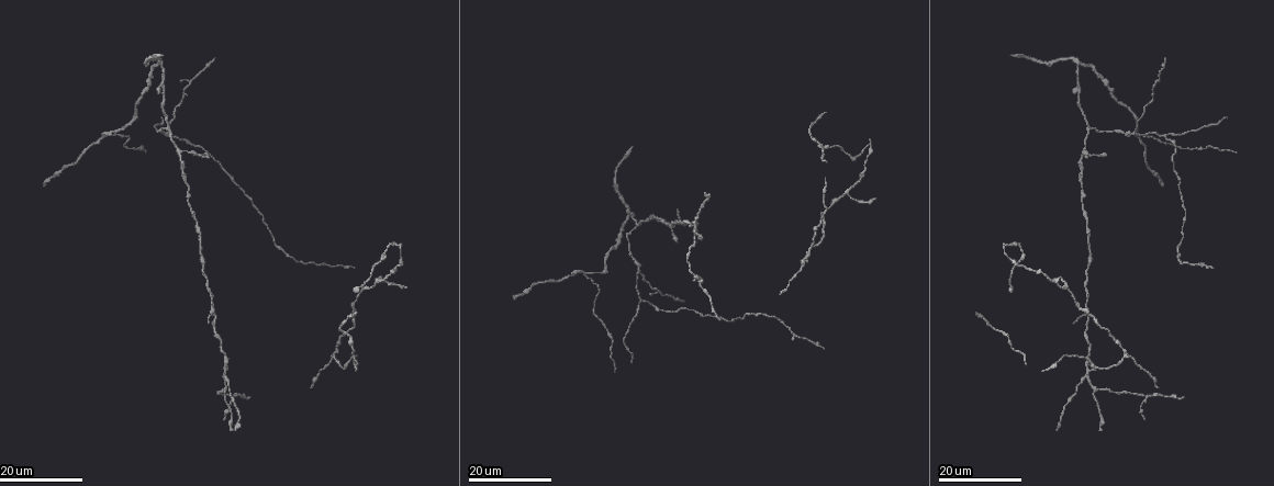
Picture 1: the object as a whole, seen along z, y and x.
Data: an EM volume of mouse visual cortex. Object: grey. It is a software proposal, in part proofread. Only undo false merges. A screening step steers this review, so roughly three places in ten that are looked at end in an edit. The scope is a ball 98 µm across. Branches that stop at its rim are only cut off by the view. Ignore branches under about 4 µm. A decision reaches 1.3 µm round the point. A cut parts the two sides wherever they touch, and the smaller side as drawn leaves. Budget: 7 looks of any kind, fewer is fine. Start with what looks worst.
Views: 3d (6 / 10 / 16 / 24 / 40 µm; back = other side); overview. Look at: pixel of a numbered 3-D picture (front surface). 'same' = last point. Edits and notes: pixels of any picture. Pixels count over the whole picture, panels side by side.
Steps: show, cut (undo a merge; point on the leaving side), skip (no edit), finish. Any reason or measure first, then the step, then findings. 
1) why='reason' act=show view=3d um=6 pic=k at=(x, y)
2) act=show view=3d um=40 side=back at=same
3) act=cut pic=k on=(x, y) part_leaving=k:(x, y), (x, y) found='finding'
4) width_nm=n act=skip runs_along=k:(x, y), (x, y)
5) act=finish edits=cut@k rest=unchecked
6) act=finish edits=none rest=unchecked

why='arms part here' act=show view=3d um=16 pic=1 at=(110, 136)

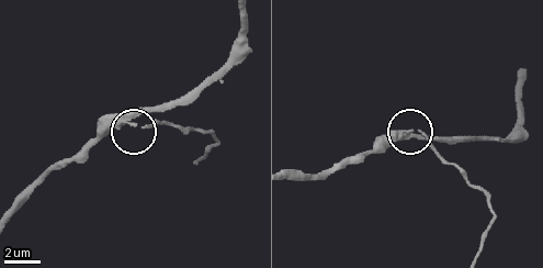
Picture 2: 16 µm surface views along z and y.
act=show view=3d um=10 pic=2 at=(135, 126)

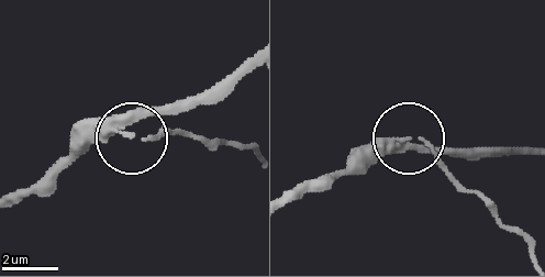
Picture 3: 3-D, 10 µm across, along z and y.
act=skip runs_along=3:(249, 57), (192, 97), (157, 107), (122, 137), (75, 137) found='continuous, no second neuron'

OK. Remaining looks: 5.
why='side arm on a straight run' act=show view=3d um=24 pic=1 at=(1085, 377)

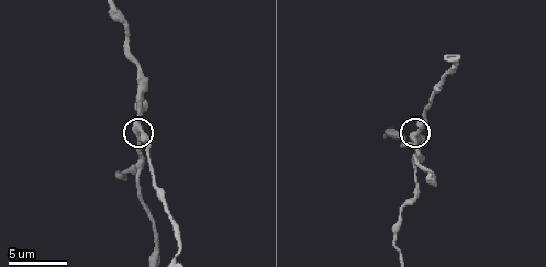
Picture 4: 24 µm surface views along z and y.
why='closer look' act=show view=3d um=6 pic=4 at=(418, 131)

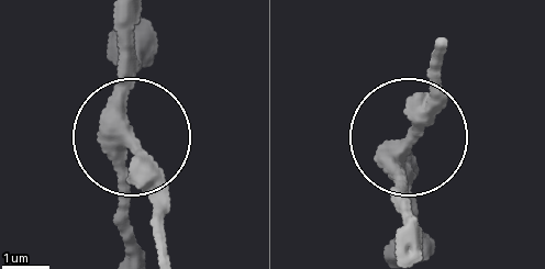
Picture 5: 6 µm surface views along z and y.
width_nm=370 act=skip runs_along=5:(118, 19), (118, 113), (160, 250) found='one neuron here'

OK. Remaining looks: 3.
why='three arms meet' act=show view=3d um=16 pic=1 at=(166, 129)

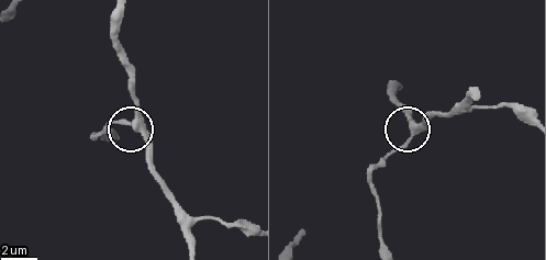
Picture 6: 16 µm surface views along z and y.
act=show view=3d um=6 pic=6 at=(410, 134)

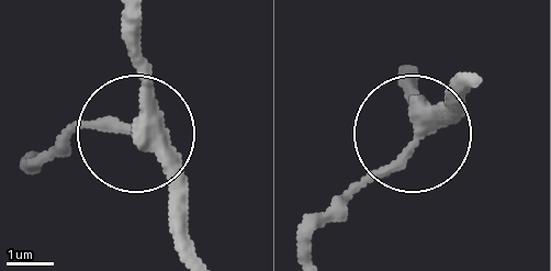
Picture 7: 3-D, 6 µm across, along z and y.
width_nm=310 act=skip runs_along=7:(470, 90), (419, 125), (419, 74) found='all the same neuron'

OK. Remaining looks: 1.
act=finish edits=none rest=unchecked

